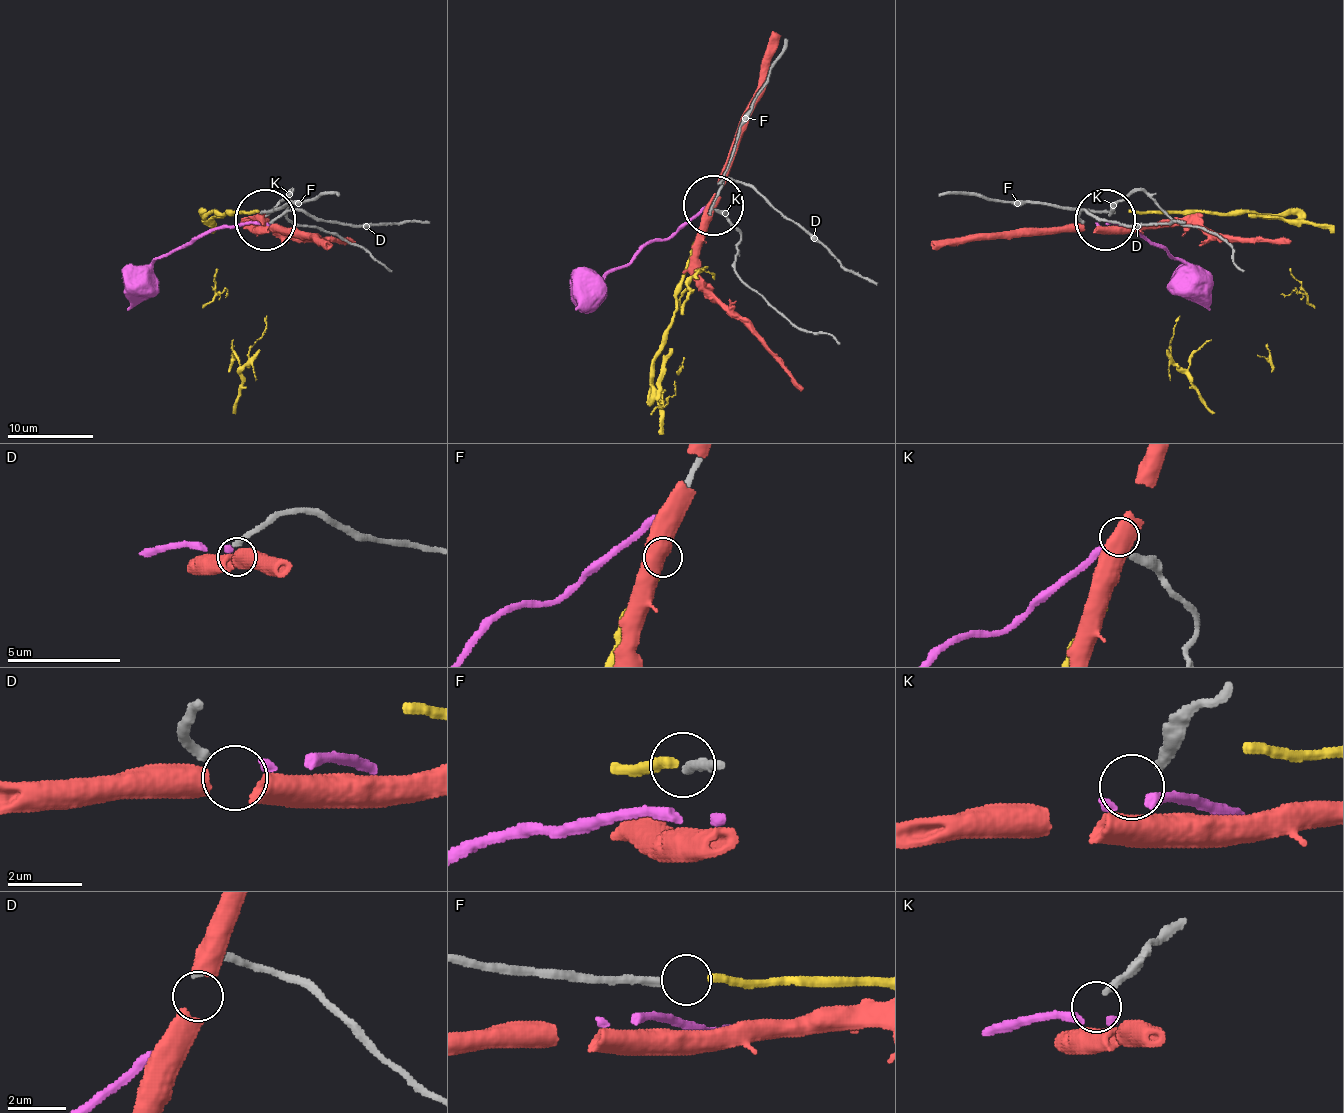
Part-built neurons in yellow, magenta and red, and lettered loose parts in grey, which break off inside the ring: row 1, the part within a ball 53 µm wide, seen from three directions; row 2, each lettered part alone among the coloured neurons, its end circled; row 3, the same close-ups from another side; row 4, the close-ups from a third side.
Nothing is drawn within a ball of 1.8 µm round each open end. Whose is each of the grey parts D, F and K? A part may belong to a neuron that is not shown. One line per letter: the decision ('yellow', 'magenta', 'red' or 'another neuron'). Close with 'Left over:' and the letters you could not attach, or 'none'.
D: magenta
F: yellow
K: another neuron
Left over: K

